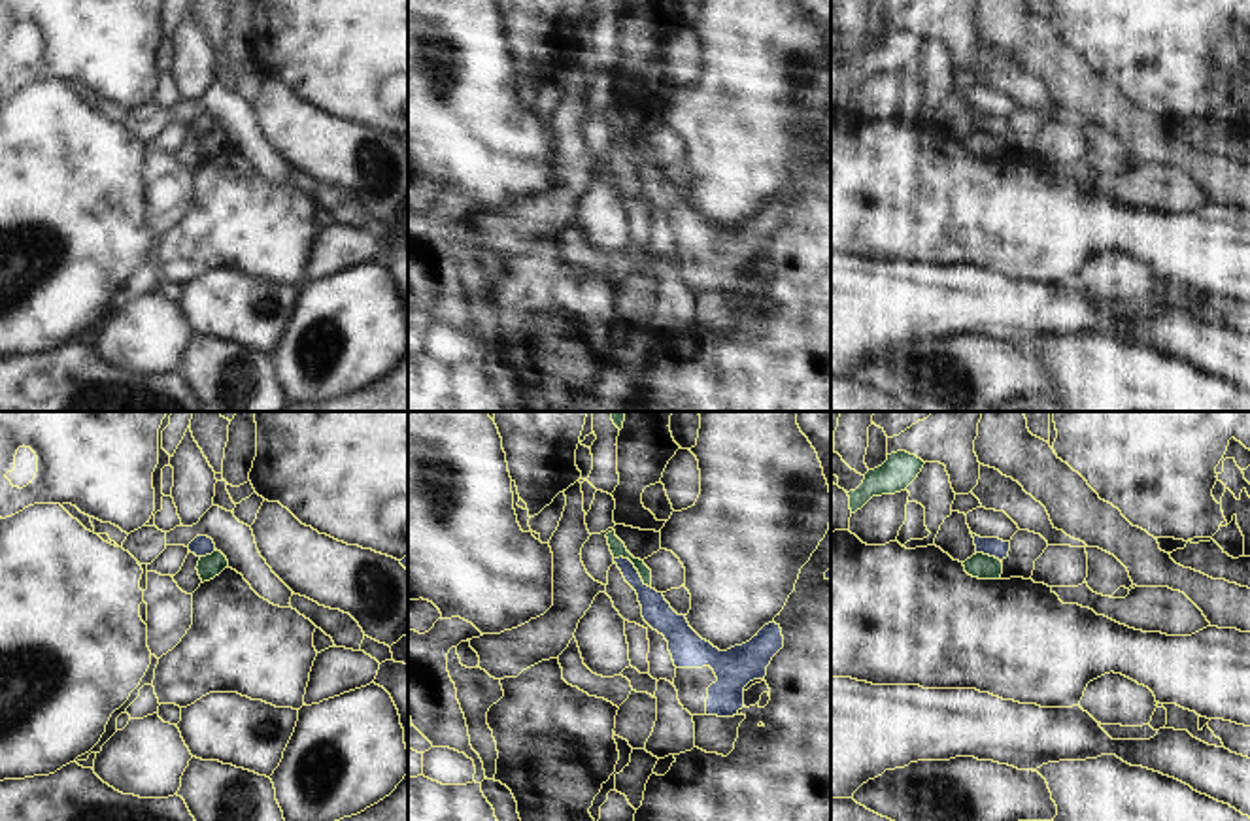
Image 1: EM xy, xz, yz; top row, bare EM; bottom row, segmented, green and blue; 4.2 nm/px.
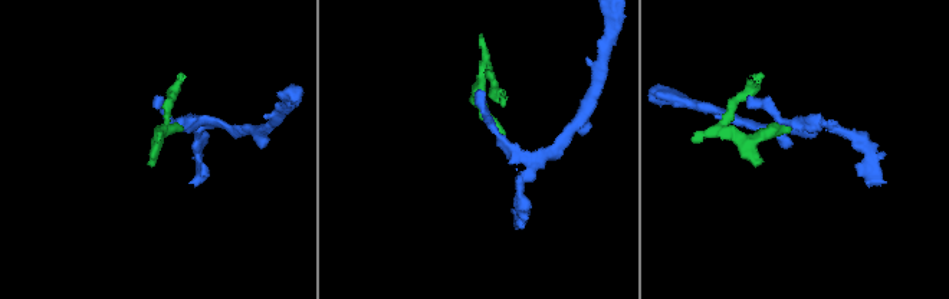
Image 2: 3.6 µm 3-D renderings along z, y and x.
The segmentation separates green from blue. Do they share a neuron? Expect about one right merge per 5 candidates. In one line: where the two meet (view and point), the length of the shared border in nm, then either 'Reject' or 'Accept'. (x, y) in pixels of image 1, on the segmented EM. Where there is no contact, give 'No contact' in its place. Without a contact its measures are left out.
Touches green at xz (635, 567). Shared border 200 nm. Reject.

